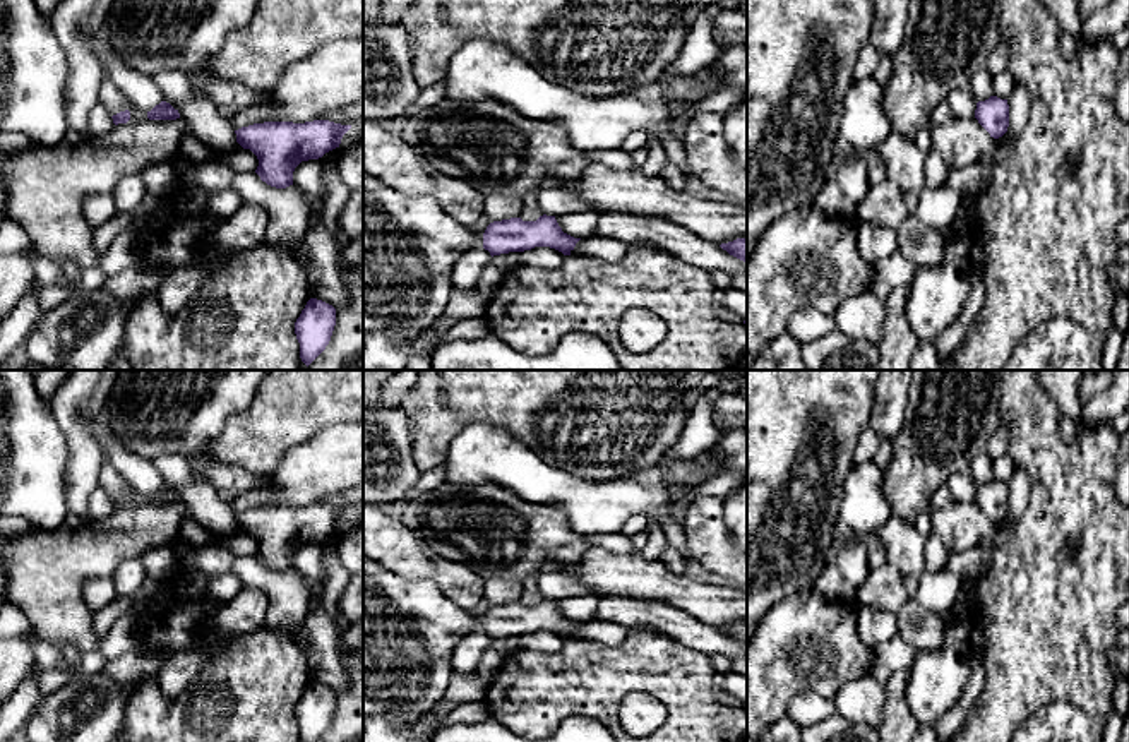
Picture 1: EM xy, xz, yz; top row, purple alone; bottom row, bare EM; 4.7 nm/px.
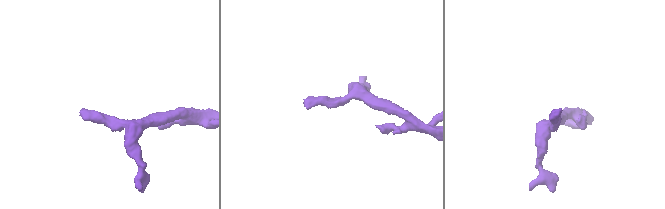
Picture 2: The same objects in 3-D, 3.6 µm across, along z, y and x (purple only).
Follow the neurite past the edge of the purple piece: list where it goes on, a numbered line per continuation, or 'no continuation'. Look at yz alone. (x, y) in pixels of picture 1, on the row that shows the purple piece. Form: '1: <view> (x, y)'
no continuation

